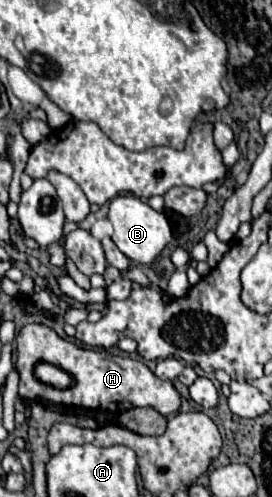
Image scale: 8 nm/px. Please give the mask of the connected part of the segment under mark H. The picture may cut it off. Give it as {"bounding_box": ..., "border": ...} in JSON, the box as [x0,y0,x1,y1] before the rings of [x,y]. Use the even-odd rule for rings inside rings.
{"bounding_box":[16,324,180,416],"border":[[[26,324],[18,332],[16,338],[16,370],[20,374],[20,390],[18,396],[22,400],[42,400],[52,404],[66,404],[78,408],[104,408],[110,412],[124,412],[136,406],[150,406],[162,416],[176,414],[180,410],[180,394],[172,386],[170,380],[160,380],[154,372],[140,360],[132,360],[128,356],[114,356],[106,350],[86,350],[76,344],[58,338],[54,330],[42,324]],[[38,362],[50,362],[64,372],[68,372],[74,380],[74,386],[58,390],[52,388],[38,378],[34,378],[34,366]]]}

